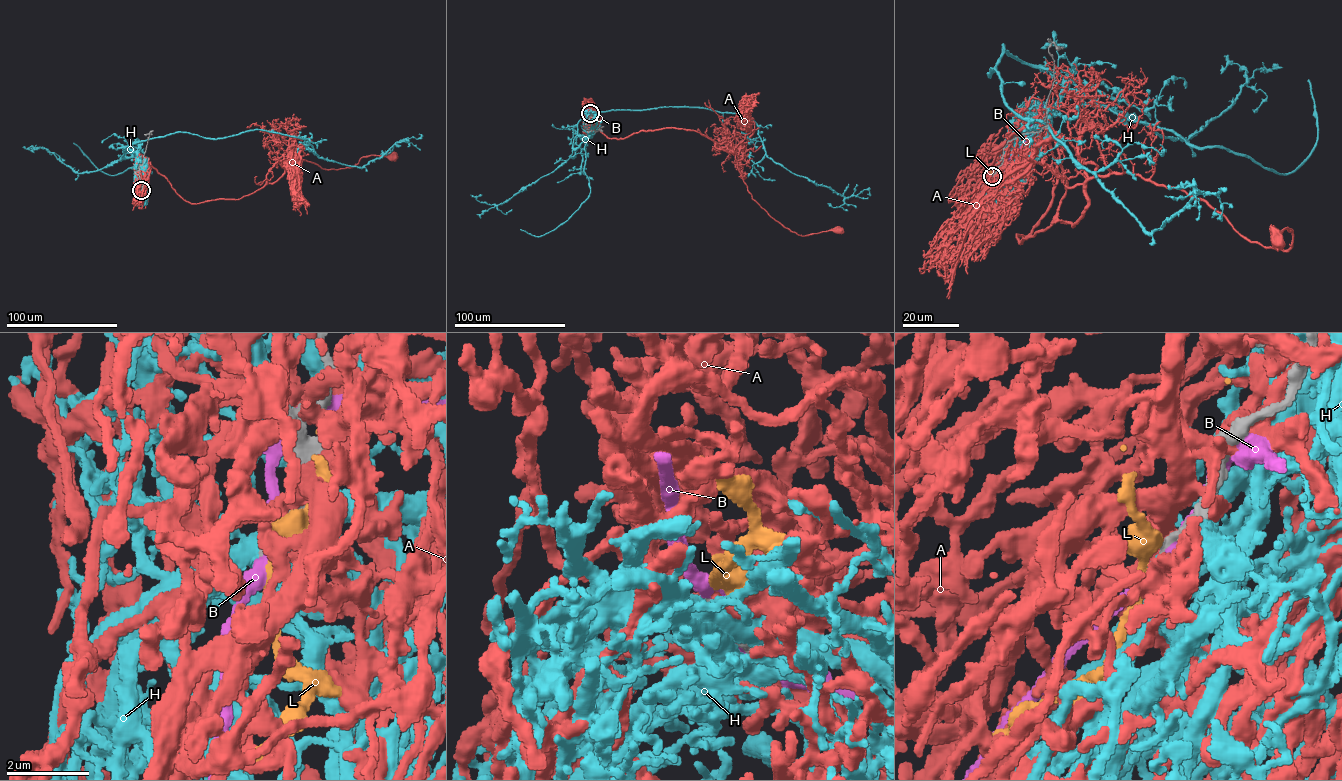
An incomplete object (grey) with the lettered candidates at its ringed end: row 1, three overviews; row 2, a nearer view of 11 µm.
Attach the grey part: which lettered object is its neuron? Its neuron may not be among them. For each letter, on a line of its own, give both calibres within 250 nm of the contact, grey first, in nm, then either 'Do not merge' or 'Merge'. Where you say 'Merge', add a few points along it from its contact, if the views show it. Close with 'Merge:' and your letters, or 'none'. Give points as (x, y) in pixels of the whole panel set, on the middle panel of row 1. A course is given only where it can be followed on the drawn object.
A: Thickness 220 nm (grey) against 200 nm. Do not merge
B: Thickness 340 nm (grey) against 320 nm. Do not merge
H: Thickness 440 nm (grey) against 550 nm. Do not merge
L: Thickness 320 nm (grey) against 440 nm. Do not merge
Merge: none

